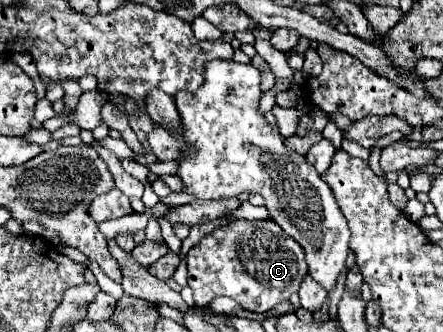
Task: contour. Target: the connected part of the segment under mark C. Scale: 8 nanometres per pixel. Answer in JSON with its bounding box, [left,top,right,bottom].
[187,219,307,313]

